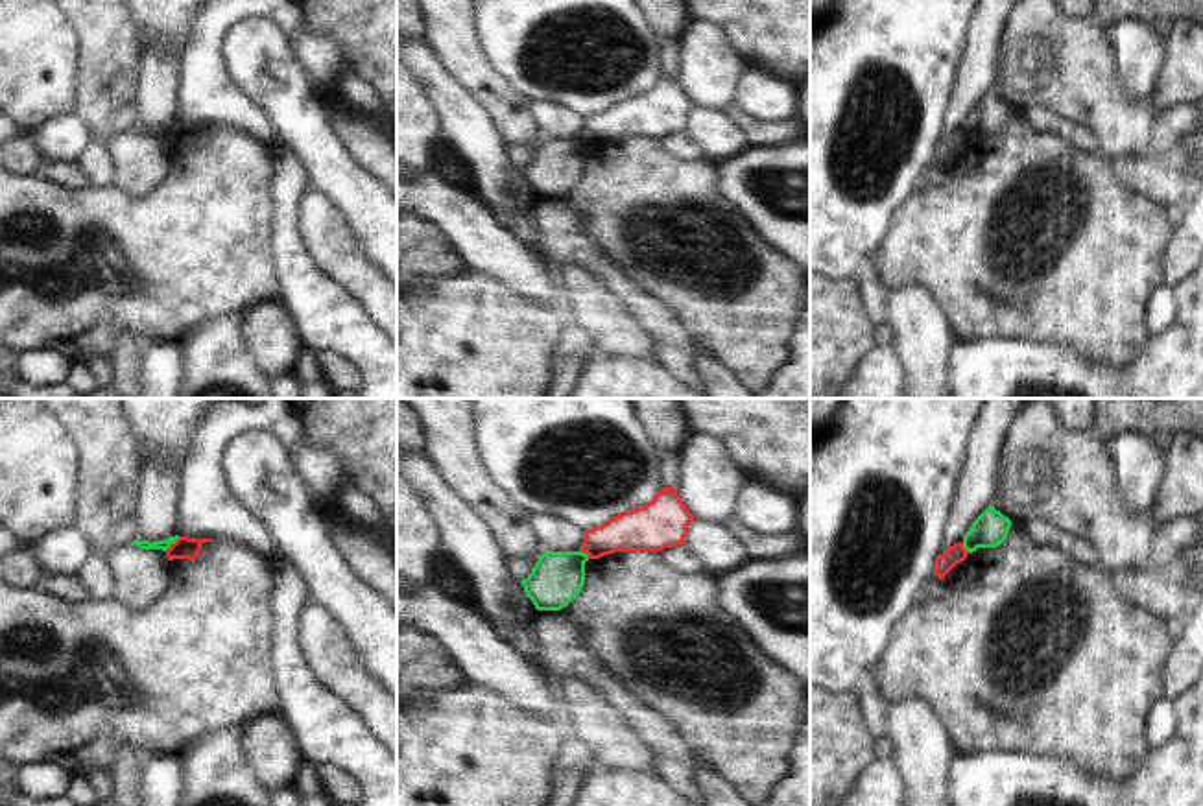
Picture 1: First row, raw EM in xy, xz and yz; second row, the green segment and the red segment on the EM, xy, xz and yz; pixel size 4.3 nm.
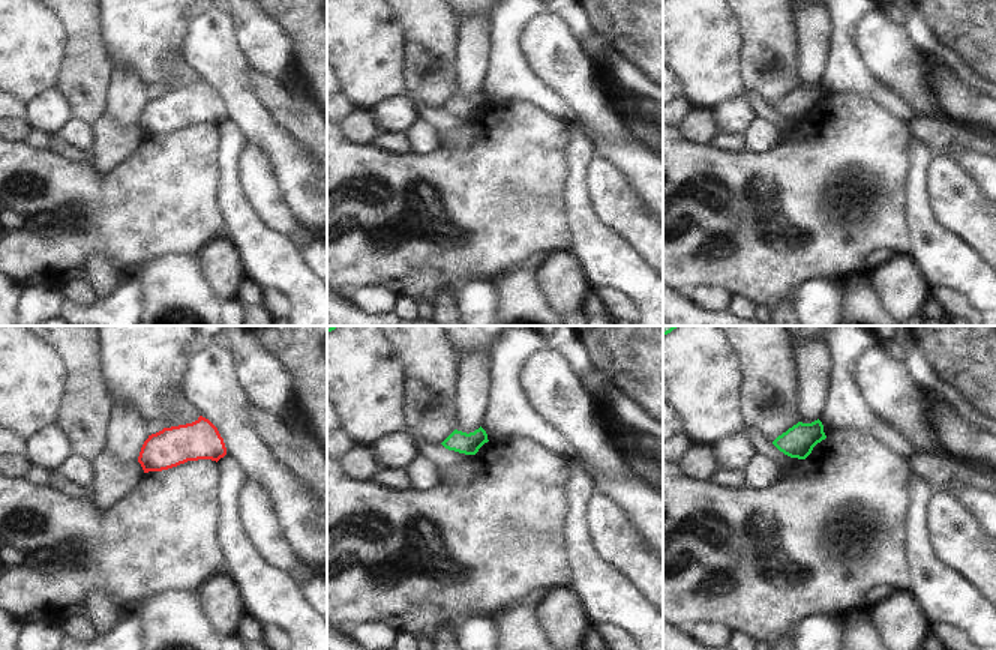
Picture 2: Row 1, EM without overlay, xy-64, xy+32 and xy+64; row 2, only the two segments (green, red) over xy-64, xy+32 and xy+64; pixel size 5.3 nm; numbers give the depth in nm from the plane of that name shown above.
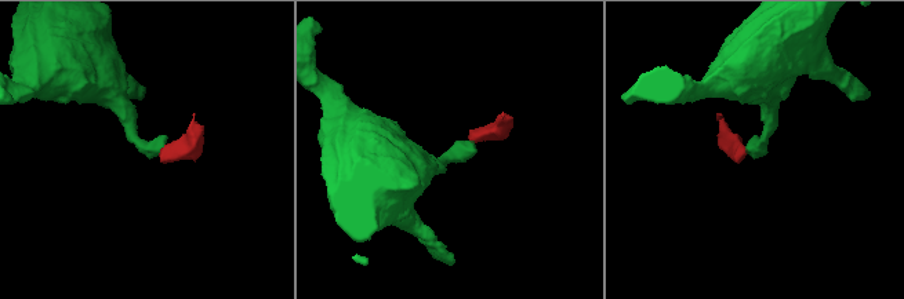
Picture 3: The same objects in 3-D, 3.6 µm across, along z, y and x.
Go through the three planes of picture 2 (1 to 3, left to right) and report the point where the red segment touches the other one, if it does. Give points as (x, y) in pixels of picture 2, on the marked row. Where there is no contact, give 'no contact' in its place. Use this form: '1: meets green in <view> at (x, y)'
1: no contact
2: no contact
3: no contact

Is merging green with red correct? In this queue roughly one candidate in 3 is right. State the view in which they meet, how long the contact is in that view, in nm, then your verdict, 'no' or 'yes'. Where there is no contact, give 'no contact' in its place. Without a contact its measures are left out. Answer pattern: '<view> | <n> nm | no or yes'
xy | 90 nm | no

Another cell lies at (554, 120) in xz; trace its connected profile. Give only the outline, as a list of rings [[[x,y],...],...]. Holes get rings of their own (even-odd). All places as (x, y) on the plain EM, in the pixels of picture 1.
[[[531,101],[531,113],[544,138],[579,138],[585,118],[563,105]]]

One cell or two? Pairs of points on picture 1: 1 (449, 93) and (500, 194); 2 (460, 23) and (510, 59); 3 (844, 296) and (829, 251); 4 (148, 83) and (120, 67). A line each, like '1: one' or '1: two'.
1: one
2: two
3: two
4: two

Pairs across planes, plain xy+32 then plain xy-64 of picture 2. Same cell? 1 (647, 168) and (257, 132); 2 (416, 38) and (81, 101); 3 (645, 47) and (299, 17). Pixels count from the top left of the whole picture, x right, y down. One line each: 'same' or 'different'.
1: same
2: same
3: same

